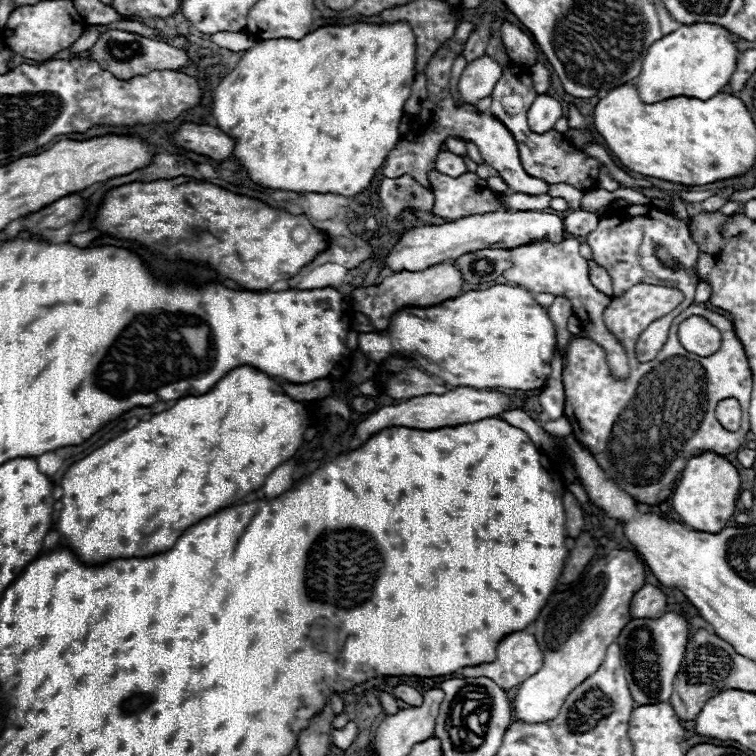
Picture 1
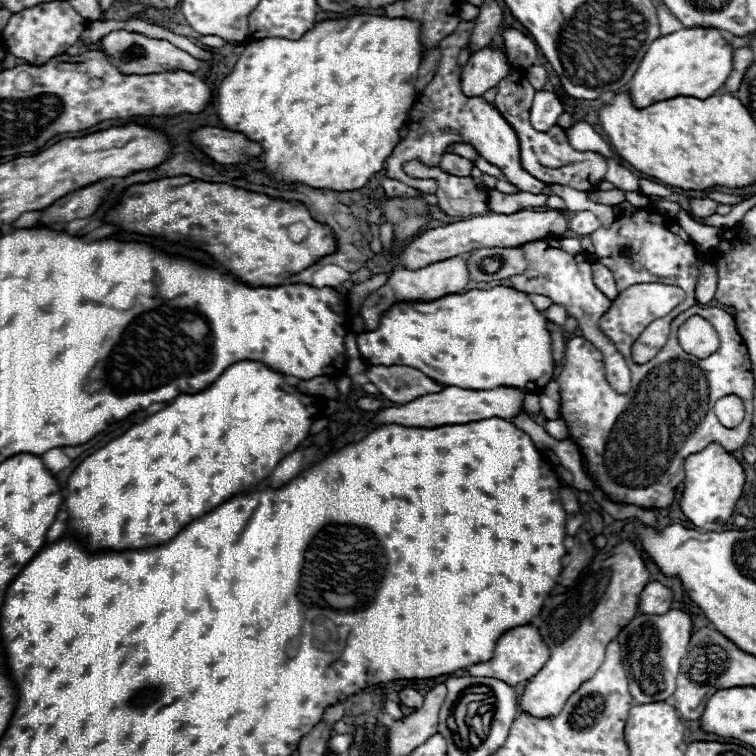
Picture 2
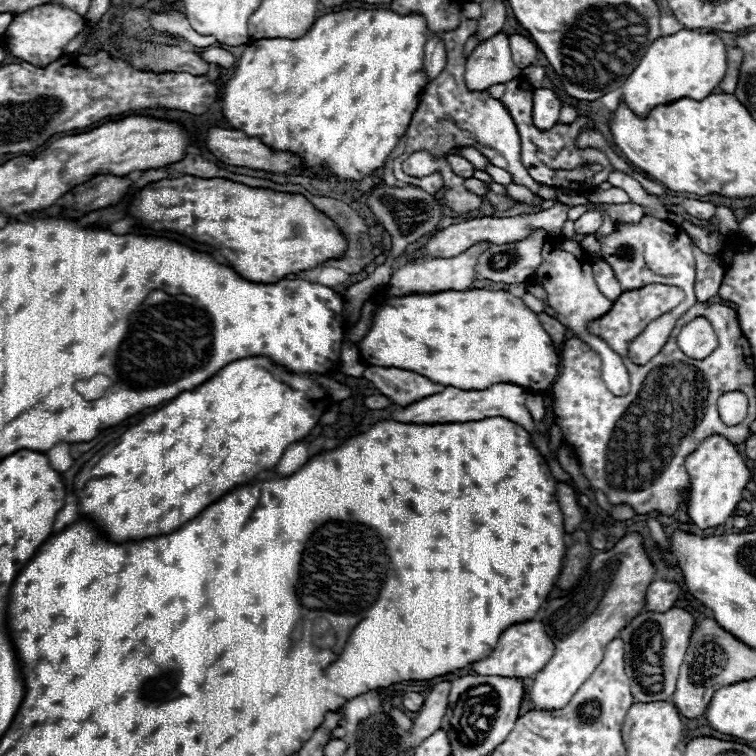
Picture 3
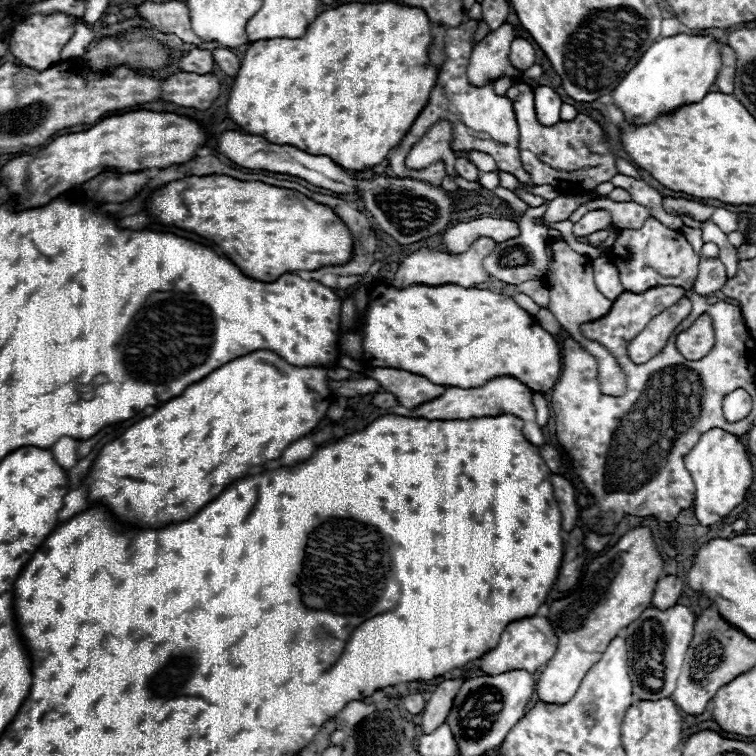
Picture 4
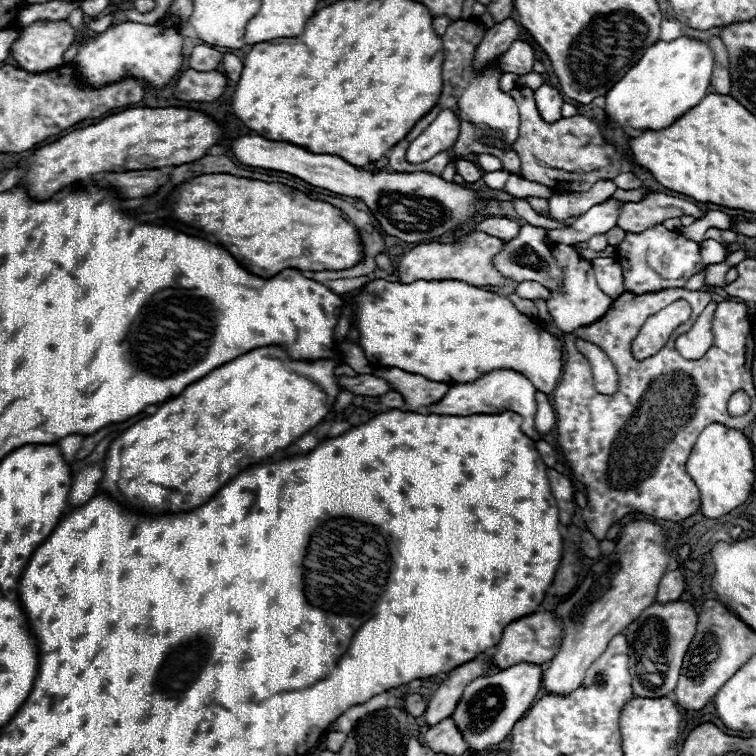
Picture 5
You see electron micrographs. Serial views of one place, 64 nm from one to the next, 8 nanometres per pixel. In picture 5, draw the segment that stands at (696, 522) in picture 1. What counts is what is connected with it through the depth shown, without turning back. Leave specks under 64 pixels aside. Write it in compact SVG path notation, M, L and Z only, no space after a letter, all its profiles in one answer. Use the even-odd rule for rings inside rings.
M710 424L698 436L688 456L686 470L692 476L696 488L700 490L700 514L704 518L716 520L740 506L750 494L754 482L752 444L740 430L730 430L722 424Z

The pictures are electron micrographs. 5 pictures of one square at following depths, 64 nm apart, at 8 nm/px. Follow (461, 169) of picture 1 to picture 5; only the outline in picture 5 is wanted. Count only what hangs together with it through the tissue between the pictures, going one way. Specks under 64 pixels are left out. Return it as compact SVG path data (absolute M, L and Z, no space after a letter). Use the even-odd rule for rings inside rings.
M456 160L456 172L466 180L466 182L476 182L482 178L482 172L480 168L474 164L474 162L468 162L468 160Z

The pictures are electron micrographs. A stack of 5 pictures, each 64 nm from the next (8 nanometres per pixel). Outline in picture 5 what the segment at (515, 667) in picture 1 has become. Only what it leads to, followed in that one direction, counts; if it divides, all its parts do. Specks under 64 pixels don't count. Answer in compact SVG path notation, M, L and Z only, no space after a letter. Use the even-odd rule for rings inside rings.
M536 612L536 614L528 614L512 624L508 624L502 632L502 640L496 648L496 652L492 654L490 662L494 668L498 670L506 670L514 664L520 662L528 662L528 664L544 664L548 660L554 658L558 646L562 642L562 630L558 628L558 620L554 620L554 616L550 612Z

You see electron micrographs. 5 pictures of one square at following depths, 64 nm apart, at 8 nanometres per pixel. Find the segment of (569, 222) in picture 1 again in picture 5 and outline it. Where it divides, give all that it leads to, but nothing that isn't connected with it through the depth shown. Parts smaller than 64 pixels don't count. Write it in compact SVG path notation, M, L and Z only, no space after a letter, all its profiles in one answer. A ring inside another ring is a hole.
M612 198L602 204L596 204L566 230L548 230L548 238L552 242L572 246L578 242L586 242L594 234L604 234L616 226L620 204L624 204L624 202L612 200Z

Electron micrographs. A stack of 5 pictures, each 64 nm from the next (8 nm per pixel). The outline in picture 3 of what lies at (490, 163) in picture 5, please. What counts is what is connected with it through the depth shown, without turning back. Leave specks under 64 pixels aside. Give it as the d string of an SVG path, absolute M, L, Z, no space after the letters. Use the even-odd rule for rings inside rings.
M472 146L460 148L460 154L462 154L462 158L470 160L470 164L474 164L476 170L482 170L482 168L488 164L488 160L486 160L486 158L476 150L476 148L472 148Z

